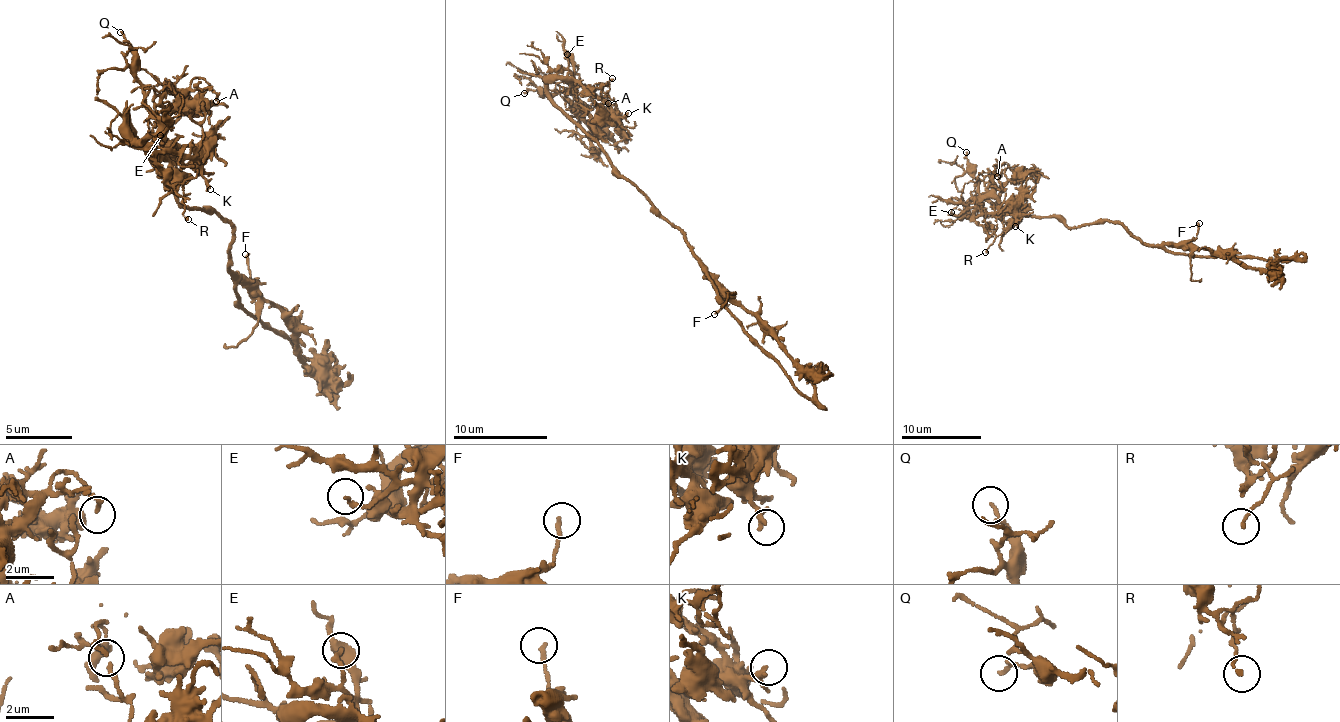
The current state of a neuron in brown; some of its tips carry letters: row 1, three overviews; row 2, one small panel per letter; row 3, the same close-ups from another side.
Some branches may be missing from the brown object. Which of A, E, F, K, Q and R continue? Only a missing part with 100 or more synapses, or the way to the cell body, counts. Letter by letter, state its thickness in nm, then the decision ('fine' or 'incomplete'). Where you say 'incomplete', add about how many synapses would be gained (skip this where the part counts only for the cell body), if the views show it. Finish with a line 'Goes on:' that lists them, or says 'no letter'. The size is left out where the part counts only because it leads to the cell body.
A: 130 nm | fine
E: 180 nm | fine
F: 190 nm | fine
K: 170 nm | fine
Q: 180 nm | fine
R: 120 nm | fine
Goes on: no letter

